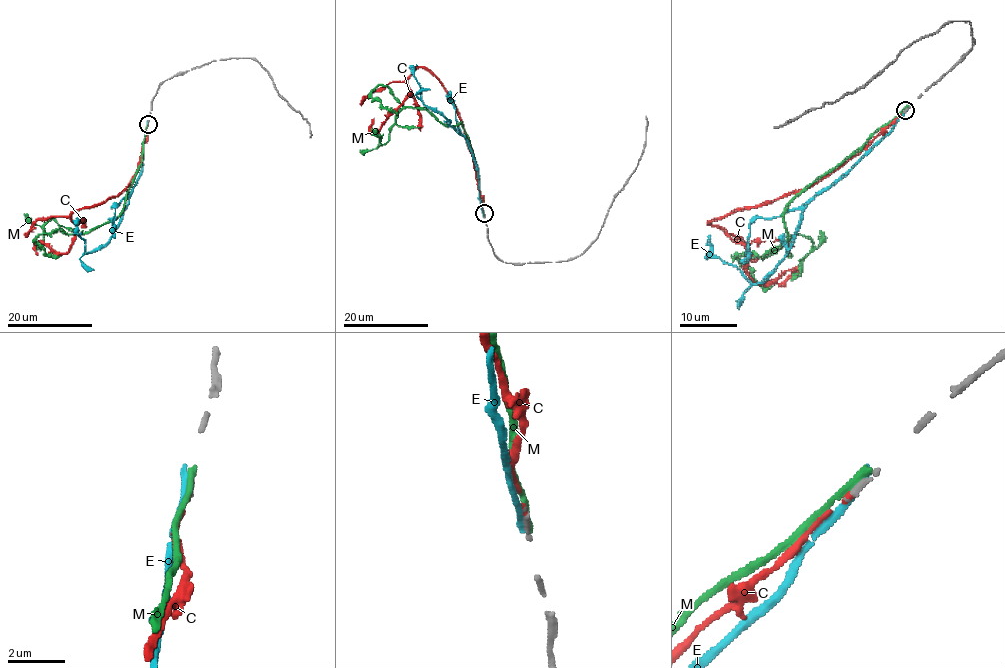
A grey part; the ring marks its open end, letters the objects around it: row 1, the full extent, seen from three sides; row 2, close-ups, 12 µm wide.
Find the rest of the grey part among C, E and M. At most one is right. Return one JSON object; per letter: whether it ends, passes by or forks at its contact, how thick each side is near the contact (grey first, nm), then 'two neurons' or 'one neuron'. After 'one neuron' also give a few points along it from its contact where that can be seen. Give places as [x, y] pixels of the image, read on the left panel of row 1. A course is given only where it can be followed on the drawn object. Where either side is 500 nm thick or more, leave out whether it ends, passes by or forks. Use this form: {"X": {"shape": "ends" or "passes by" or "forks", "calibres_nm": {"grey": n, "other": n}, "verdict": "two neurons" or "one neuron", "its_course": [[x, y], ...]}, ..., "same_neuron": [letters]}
{"C": {"shape": "ends", "calibres_nm": {"grey": 190, "other": 140}, "verdict": "one neuron", "its_course": [[148, 125], [136, 173], [128, 185], [116, 197], [71, 215], [74, 243], [66, 253], [36, 242], [38, 253]]}, "E": {"shape": "ends", "calibres_nm": {"grey": 200, "other": 280}, "verdict": "two neurons"}, "M": {"shape": "ends", "calibres_nm": {"grey": 200, "other": 280}, "verdict": "two neurons"}, "same_neuron": ["C"]}

